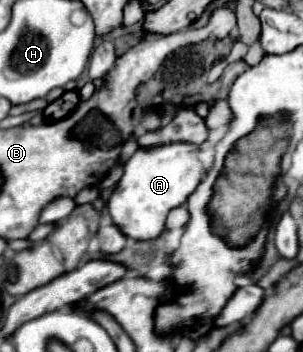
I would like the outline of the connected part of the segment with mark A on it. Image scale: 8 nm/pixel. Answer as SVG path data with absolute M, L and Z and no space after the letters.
M174 141L148 149L138 147L138 151L124 163L124 175L108 201L108 213L126 237L154 239L164 231L168 211L186 205L202 177L204 167L198 159L198 145L194 143Z

